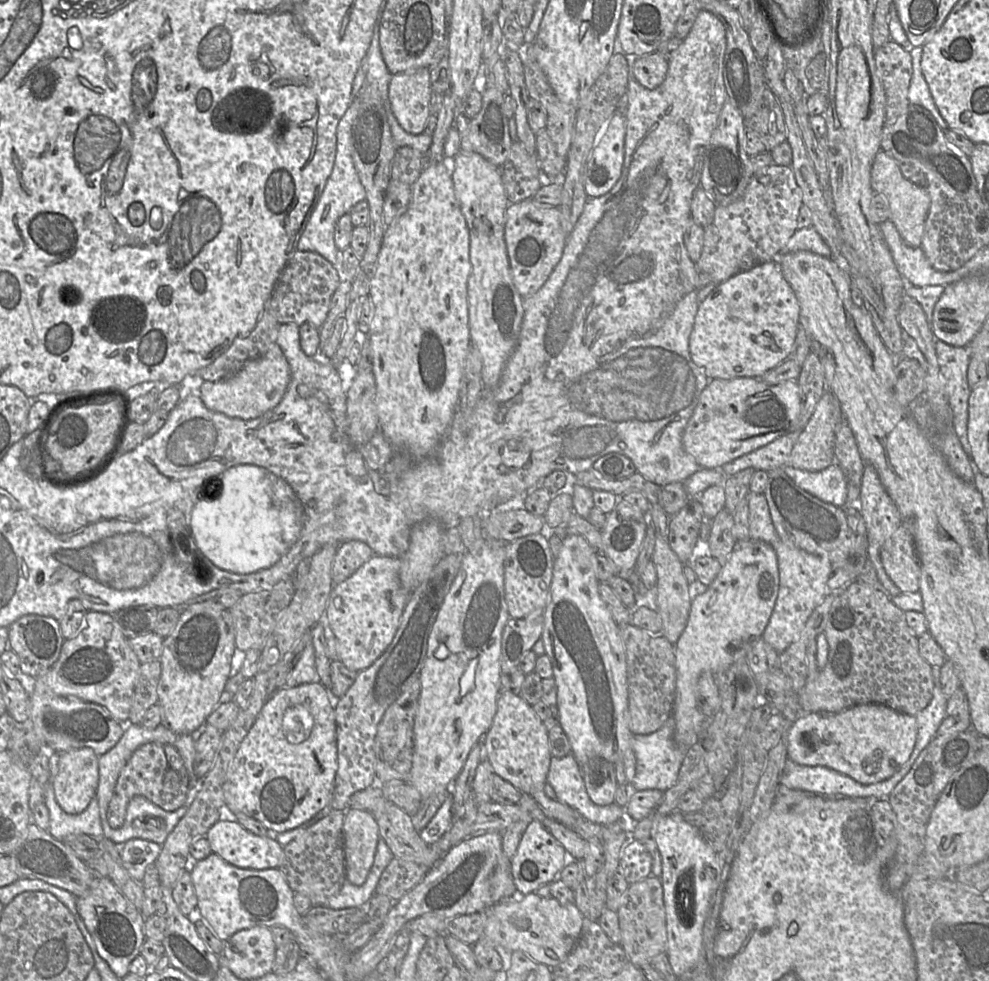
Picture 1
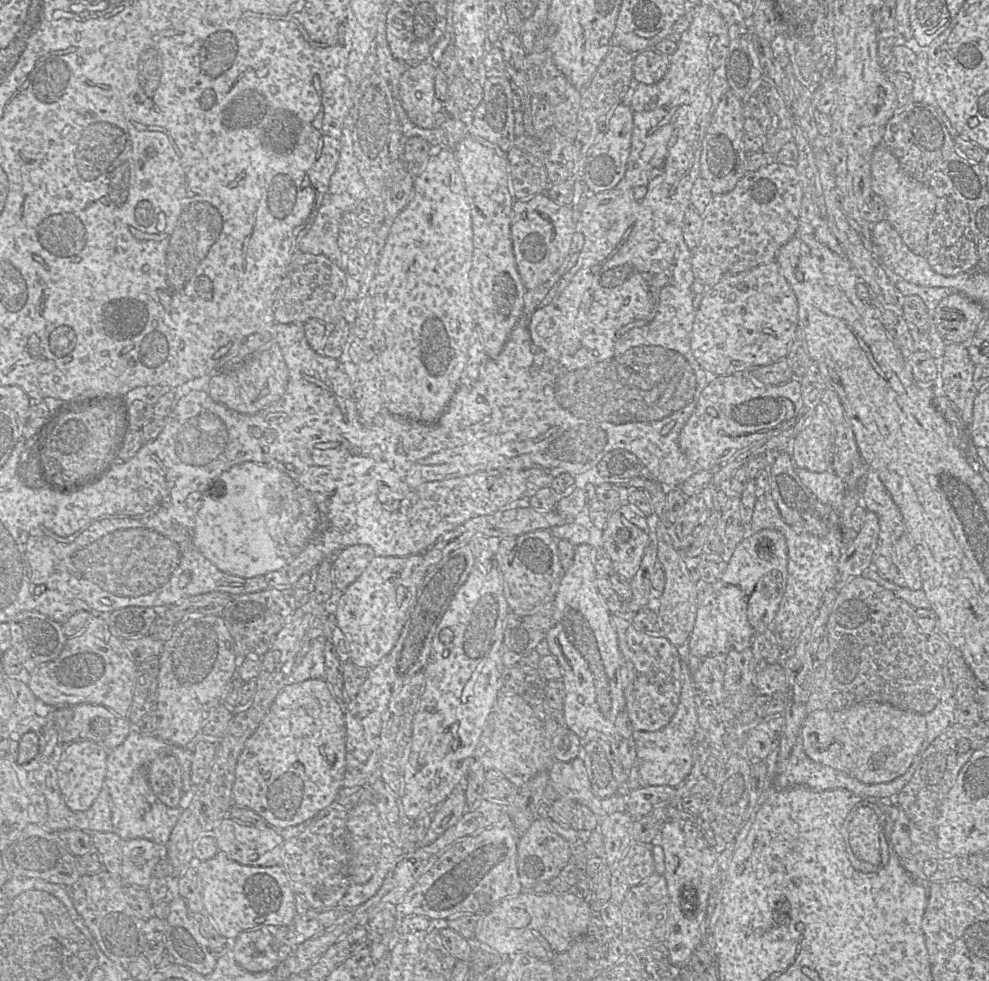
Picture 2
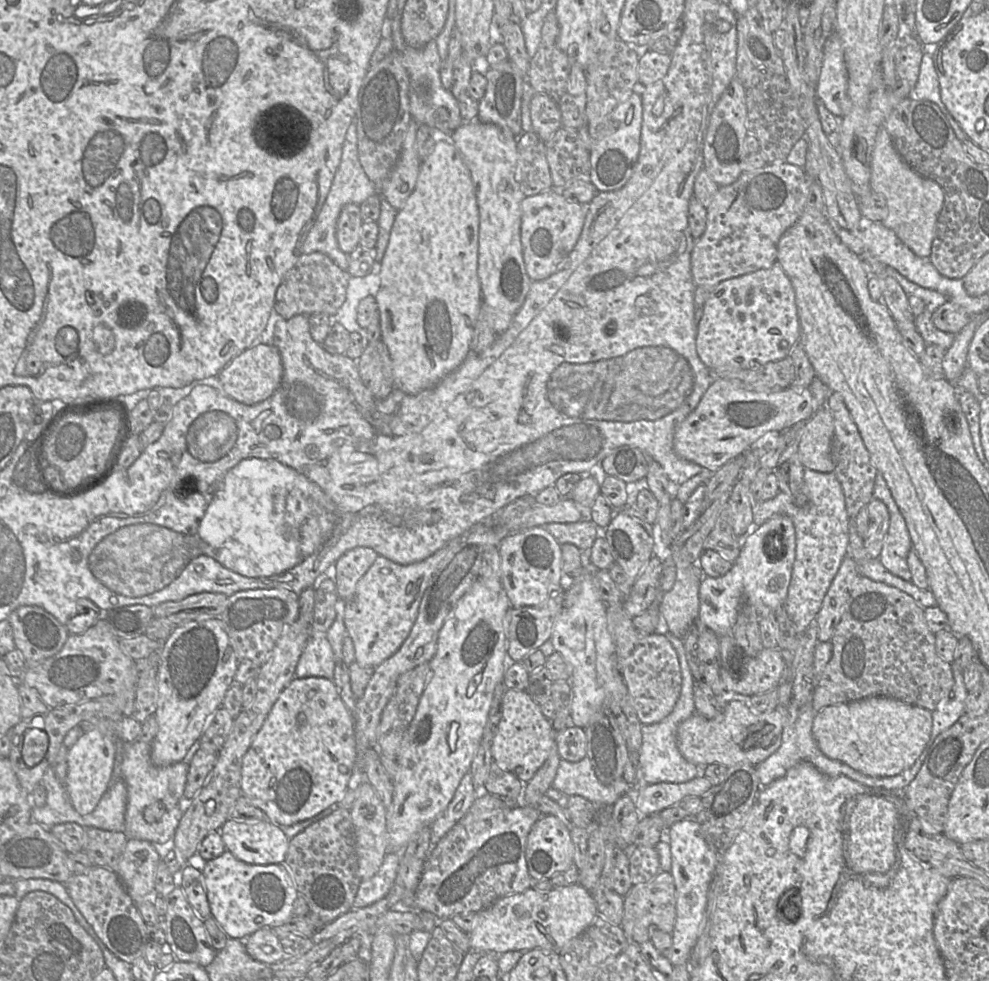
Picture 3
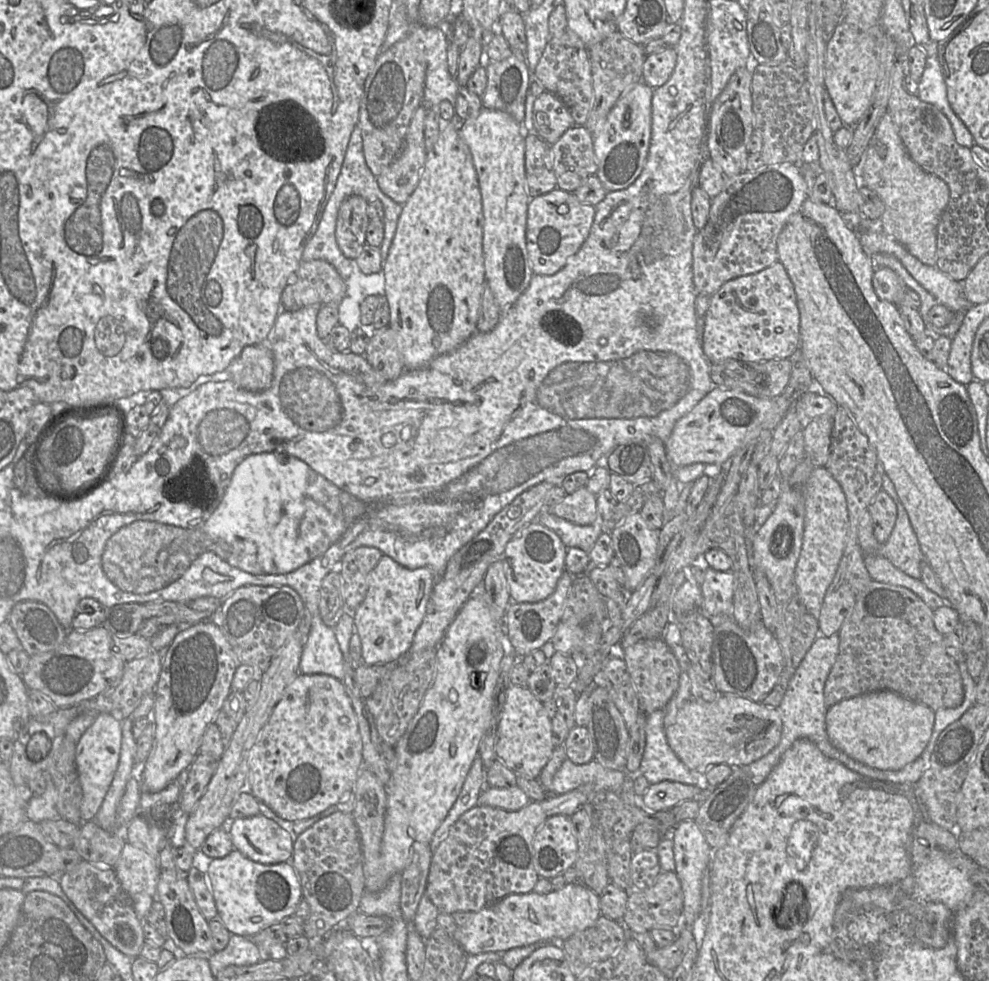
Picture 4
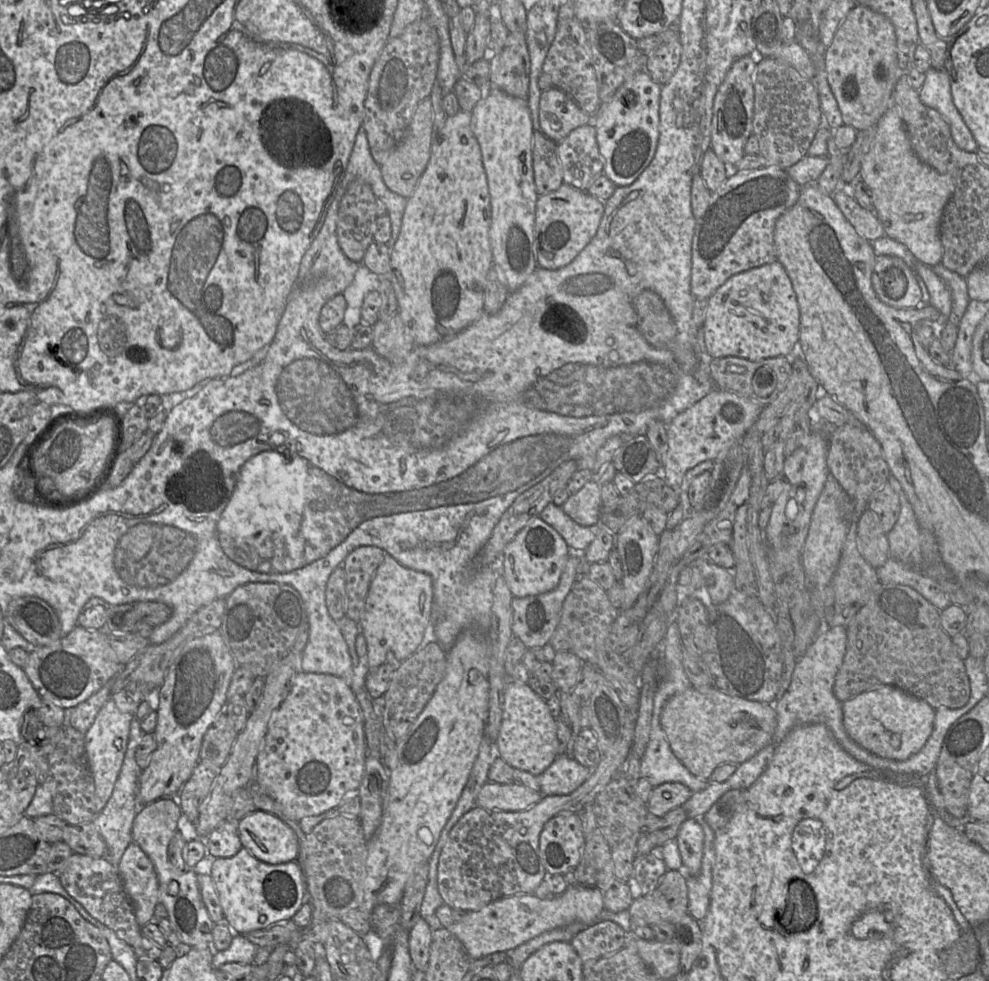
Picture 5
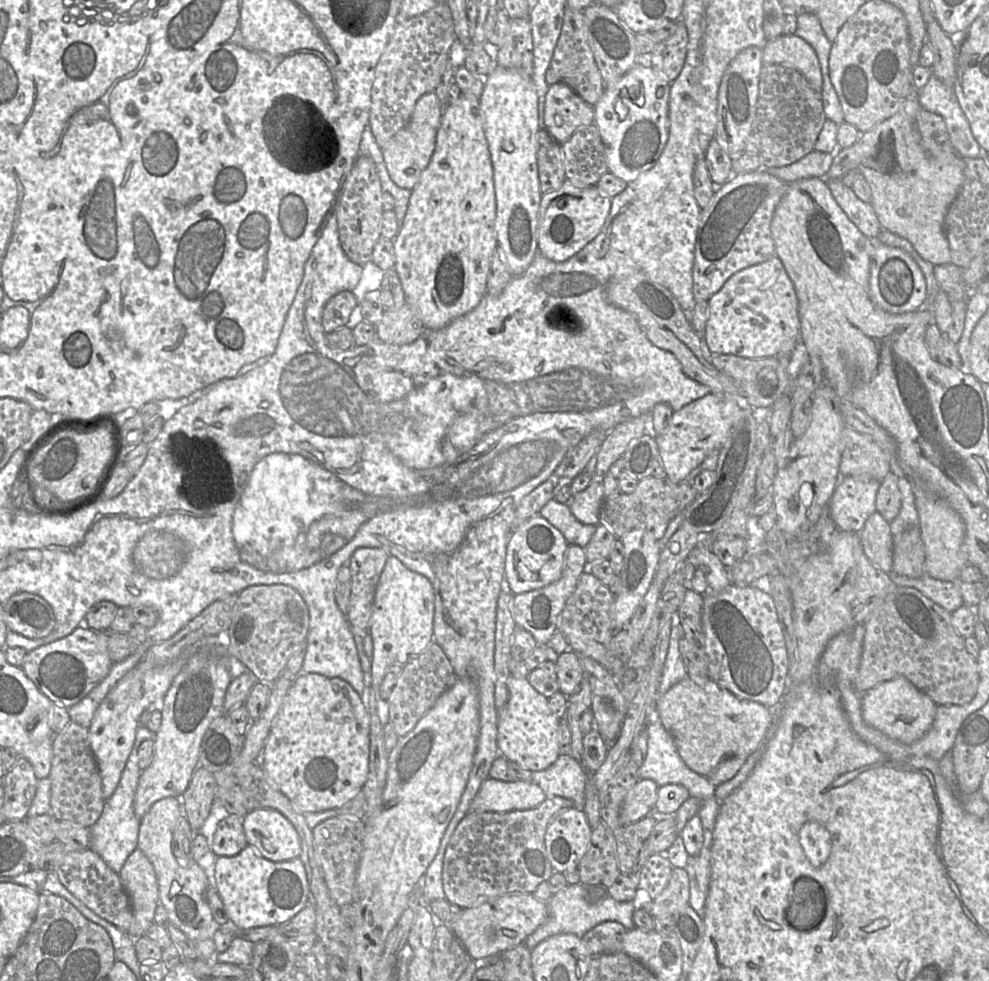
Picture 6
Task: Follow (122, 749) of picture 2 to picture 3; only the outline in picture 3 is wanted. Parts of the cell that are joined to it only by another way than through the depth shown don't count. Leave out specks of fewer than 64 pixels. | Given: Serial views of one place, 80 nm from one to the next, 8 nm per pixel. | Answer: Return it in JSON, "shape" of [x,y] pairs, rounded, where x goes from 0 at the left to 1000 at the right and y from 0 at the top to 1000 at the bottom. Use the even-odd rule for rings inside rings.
{"shape":[[[137,754],[124,758],[125,772],[122,787],[128,803],[125,850],[128,855],[148,856],[155,861],[166,861],[175,855],[181,838],[189,826],[189,822],[181,821],[181,817],[186,812],[192,777],[190,780],[184,777],[159,782],[153,775],[153,757]],[[158,817],[165,818],[168,828],[161,837],[150,839],[146,835],[147,824]]]}

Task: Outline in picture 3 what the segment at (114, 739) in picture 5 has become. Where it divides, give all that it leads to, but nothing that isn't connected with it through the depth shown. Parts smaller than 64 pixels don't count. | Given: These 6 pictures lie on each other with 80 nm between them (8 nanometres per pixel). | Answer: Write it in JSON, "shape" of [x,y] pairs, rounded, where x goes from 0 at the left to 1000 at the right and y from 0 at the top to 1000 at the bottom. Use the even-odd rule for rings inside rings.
{"shape":[[[91,741],[69,765],[69,786],[66,804],[71,818],[81,831],[92,829],[110,802],[113,793],[117,758],[113,748],[106,748],[99,741]]]}

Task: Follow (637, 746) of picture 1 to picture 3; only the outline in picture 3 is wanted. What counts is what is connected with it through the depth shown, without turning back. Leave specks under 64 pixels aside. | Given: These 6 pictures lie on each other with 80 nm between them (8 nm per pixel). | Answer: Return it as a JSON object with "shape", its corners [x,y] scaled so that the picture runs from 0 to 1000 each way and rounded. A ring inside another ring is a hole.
{"shape":[[[672,645],[685,665],[690,687],[690,700],[688,709],[679,726],[665,737],[649,739],[649,759],[646,766],[646,782],[651,787],[653,797],[663,799],[668,797],[692,798],[702,794],[709,789],[709,785],[702,779],[696,777],[688,768],[685,758],[686,740],[704,727],[702,718],[702,691],[695,674],[691,650]]]}

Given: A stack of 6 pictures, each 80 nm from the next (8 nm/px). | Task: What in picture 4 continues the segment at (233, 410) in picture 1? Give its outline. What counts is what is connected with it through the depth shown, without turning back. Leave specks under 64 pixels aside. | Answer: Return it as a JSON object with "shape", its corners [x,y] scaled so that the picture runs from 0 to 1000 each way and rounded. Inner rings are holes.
{"shape":[[[270,350],[249,353],[228,377],[241,396],[254,400],[271,397],[277,383],[276,360]]]}

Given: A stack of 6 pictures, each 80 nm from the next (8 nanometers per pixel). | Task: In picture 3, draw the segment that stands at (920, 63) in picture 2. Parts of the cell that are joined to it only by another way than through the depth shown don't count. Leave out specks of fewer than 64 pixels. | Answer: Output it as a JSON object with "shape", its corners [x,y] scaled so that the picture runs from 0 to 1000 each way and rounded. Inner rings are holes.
{"shape":[[[934,54],[928,82],[919,95],[923,101],[939,102],[944,104],[958,120],[962,130],[971,144],[978,142],[978,137],[972,130],[968,122],[960,114],[950,98],[950,87],[945,69],[943,57],[940,54]]]}

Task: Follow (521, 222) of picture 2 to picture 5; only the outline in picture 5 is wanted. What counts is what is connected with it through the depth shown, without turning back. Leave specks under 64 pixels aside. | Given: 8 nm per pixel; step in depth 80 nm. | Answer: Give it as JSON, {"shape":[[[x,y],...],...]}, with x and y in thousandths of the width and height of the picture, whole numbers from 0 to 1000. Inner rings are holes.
{"shape":[[[572,187],[561,195],[544,200],[540,225],[540,259],[544,272],[562,275],[579,266],[602,241],[612,215],[612,206],[594,195],[580,192]]]}

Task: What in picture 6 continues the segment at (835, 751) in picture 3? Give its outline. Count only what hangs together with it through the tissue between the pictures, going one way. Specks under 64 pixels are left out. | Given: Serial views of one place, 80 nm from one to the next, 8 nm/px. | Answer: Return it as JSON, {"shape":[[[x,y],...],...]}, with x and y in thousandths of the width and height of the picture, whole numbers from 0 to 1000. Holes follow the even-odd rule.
{"shape":[[[906,689],[879,702],[872,710],[874,735],[900,752],[921,758],[940,743],[946,728],[946,718],[914,689]]]}

